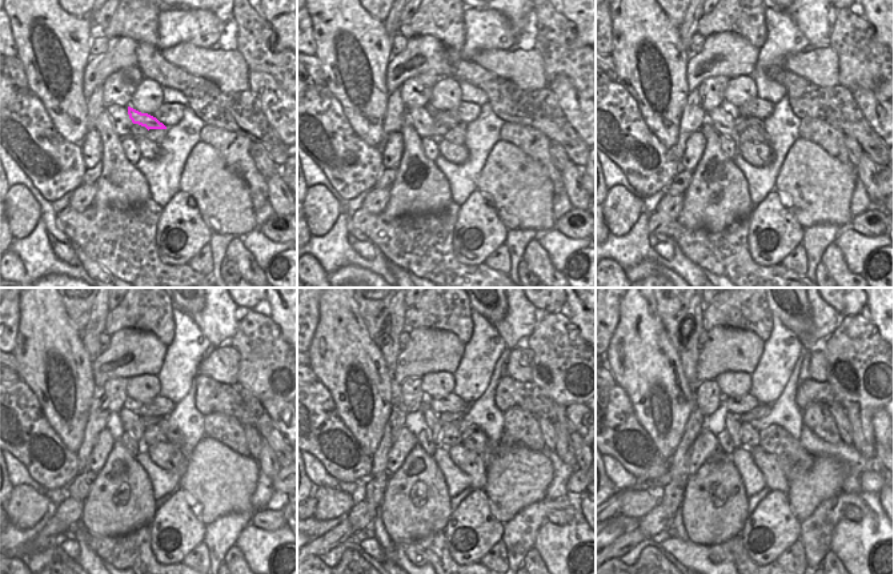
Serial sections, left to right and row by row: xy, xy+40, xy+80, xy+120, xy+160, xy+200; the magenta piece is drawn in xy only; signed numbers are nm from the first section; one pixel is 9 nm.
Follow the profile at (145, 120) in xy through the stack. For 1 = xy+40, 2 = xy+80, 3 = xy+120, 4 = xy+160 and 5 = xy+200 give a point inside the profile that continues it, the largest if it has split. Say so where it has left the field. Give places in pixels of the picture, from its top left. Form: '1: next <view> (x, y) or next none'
1: next xy+40 (452, 123)
2: next xy+80 (754, 123)
3: next xy+120 (173, 437)
4: next xy+160 (473, 438)
5: next xy+200 (794, 460)

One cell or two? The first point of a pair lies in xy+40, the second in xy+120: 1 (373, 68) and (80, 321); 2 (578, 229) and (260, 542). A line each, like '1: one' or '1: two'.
1: two
2: two

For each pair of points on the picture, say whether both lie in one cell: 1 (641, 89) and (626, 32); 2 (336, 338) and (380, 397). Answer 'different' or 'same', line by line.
1: same
2: same

